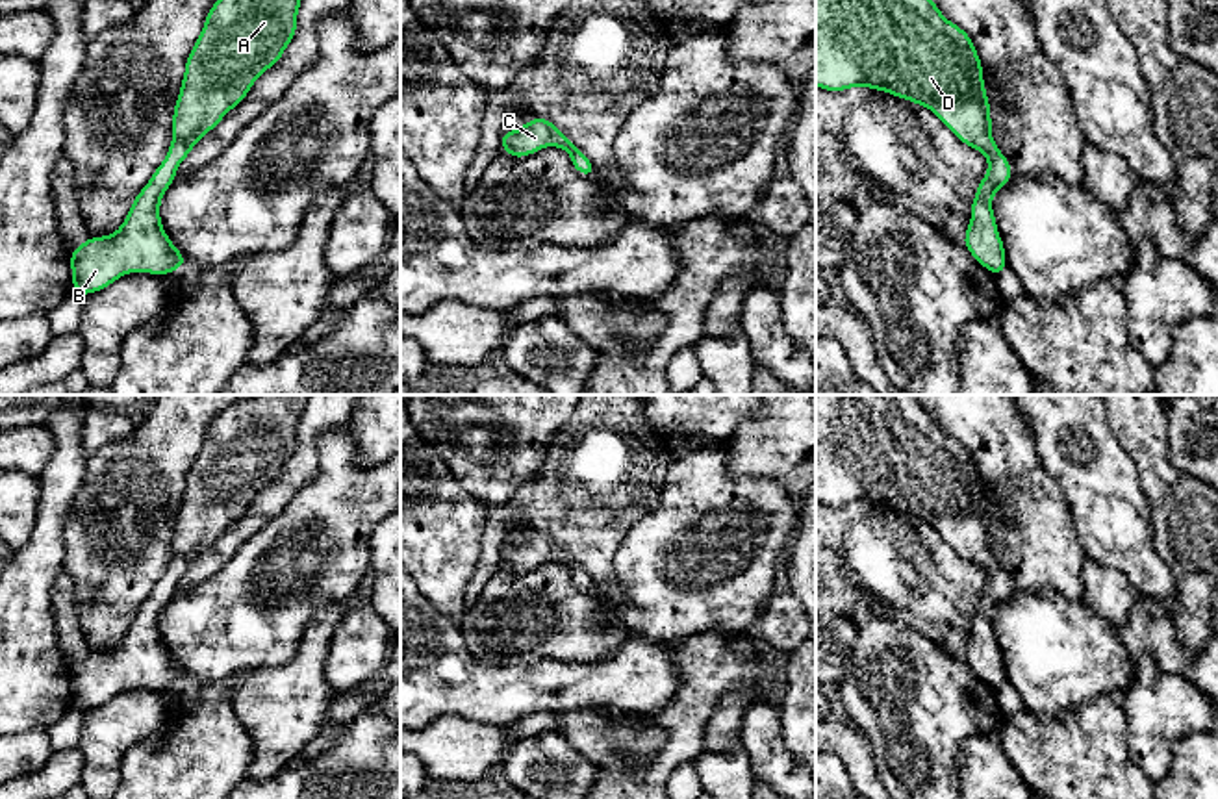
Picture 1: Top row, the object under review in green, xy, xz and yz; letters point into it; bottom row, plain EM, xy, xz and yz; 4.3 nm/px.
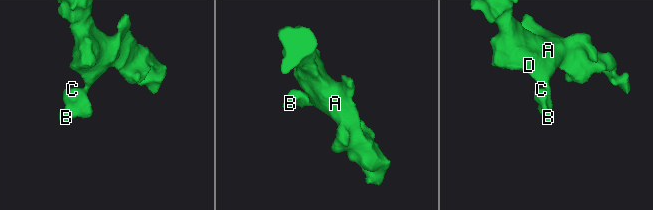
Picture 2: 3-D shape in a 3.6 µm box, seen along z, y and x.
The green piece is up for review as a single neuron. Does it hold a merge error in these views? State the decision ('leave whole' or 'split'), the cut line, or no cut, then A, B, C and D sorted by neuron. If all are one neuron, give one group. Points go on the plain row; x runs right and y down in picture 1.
leave whole; cut none; groups A B C D

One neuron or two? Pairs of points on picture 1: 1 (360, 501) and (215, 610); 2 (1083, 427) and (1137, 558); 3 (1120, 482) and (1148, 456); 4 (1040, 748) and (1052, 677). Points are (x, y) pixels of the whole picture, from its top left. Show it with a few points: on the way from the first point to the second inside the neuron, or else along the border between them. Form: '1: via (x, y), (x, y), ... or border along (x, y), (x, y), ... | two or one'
1: via (323, 536), (290, 570), (249, 573) | one
2: via (1085, 460), (1102, 486), (1113, 525) | one
3: border along (1113, 431), (1152, 501) | two
4: border along (1087, 701), (1055, 718), (1040, 718), (1024, 710) | two

